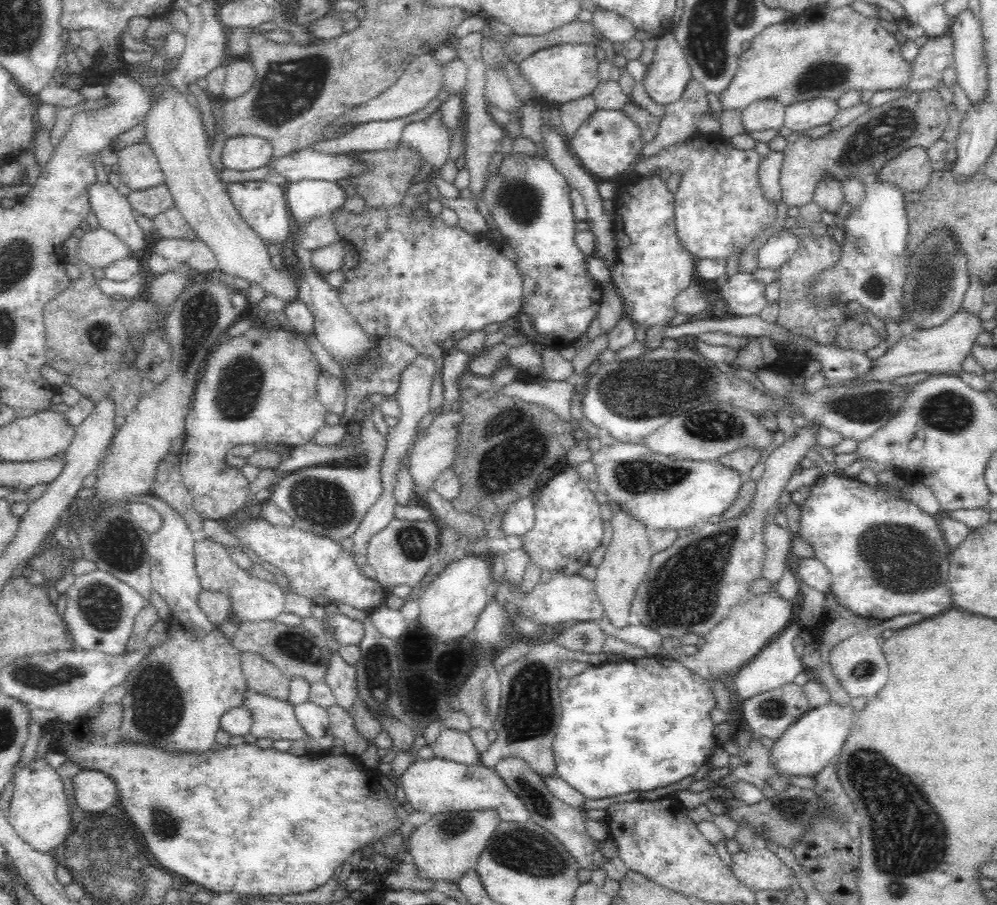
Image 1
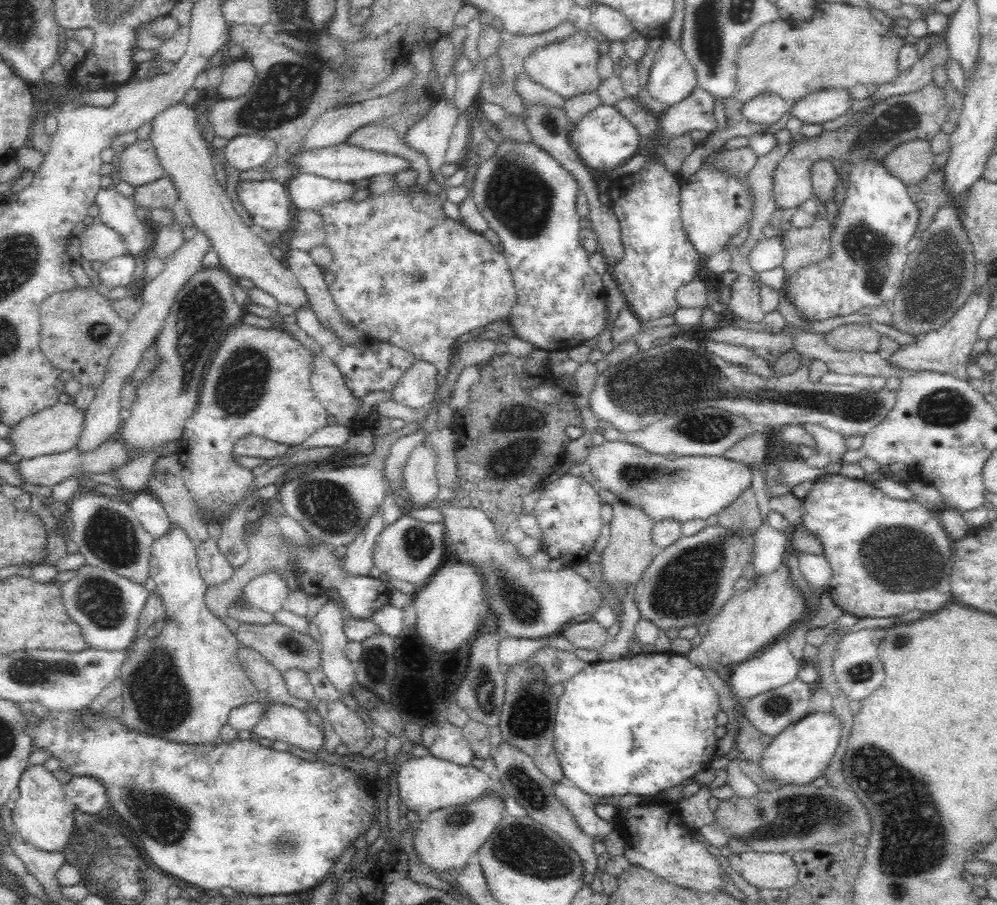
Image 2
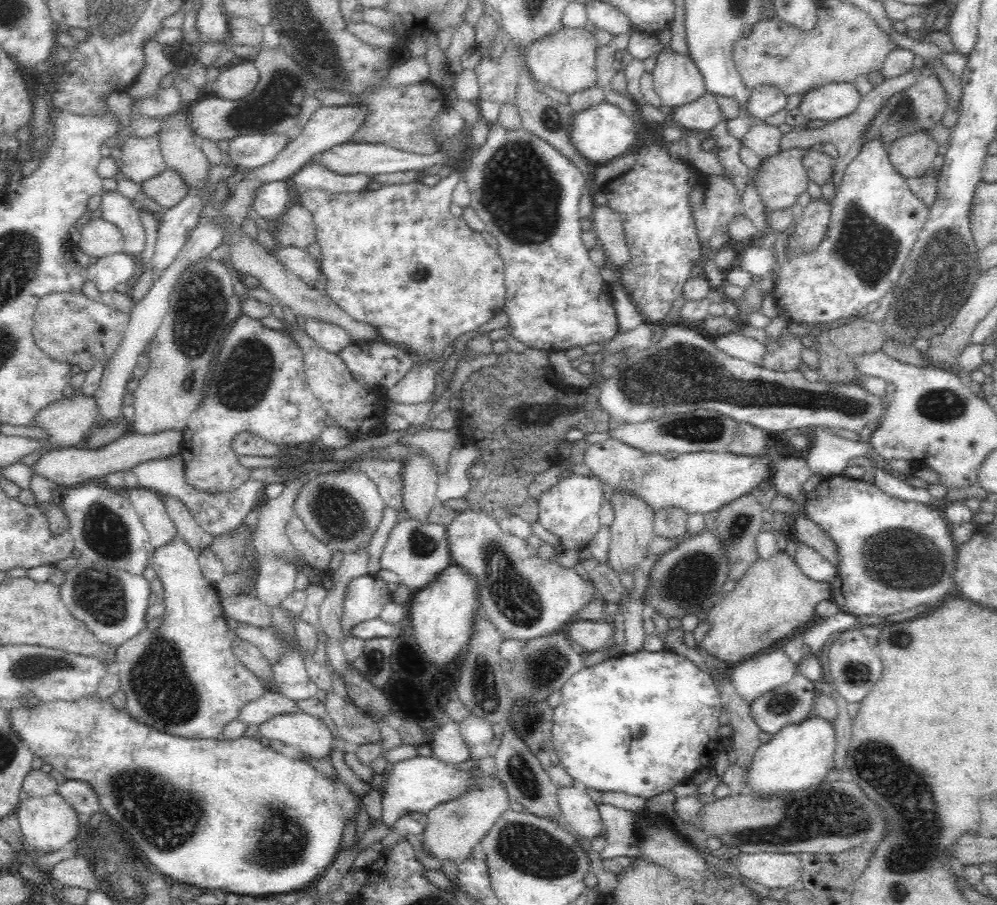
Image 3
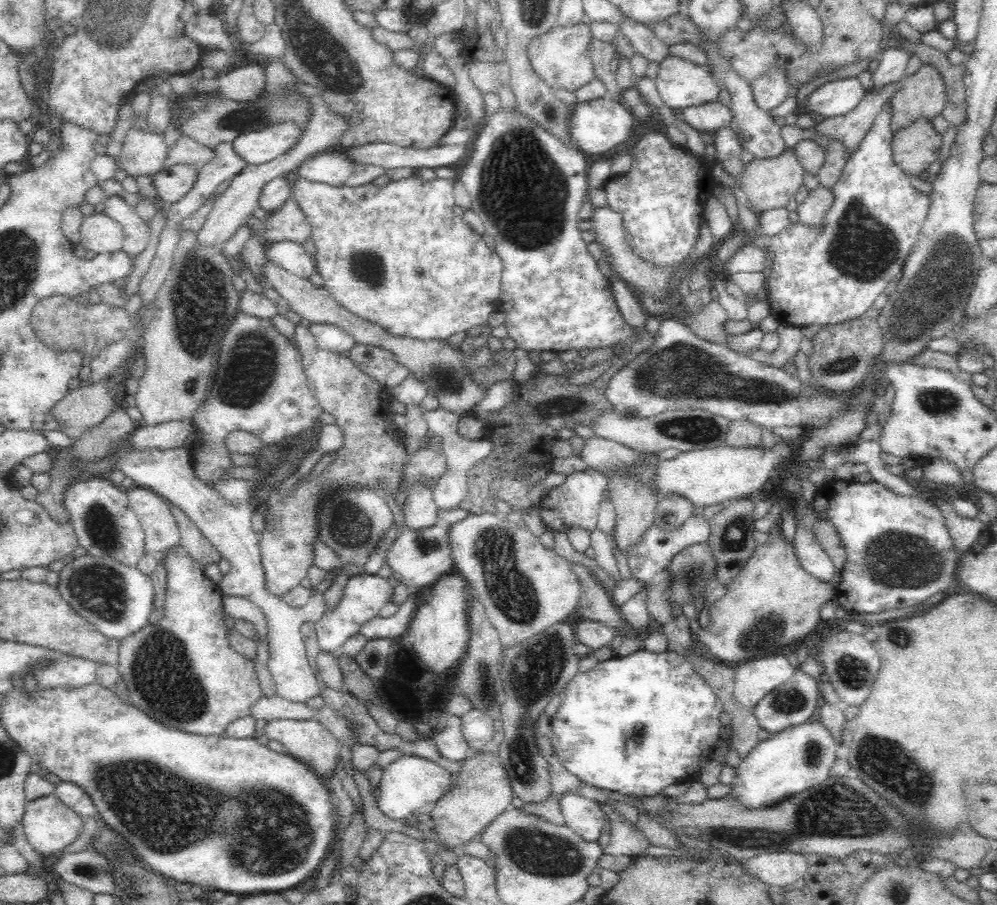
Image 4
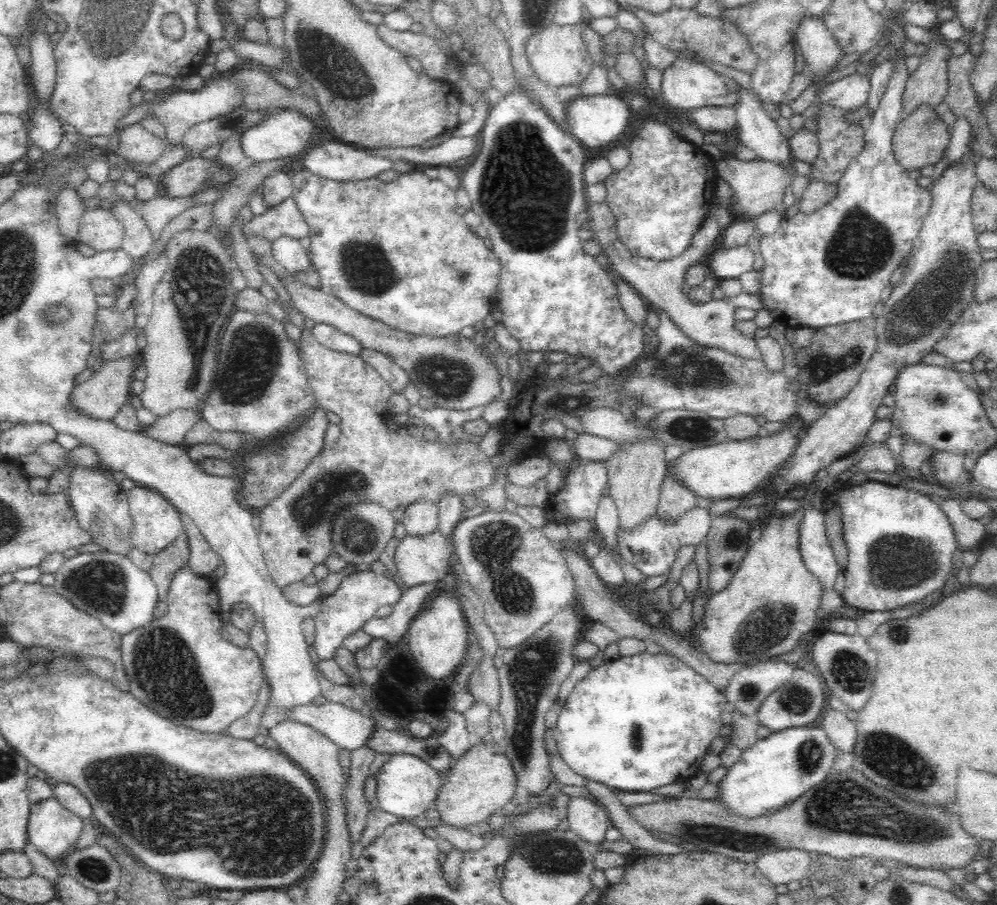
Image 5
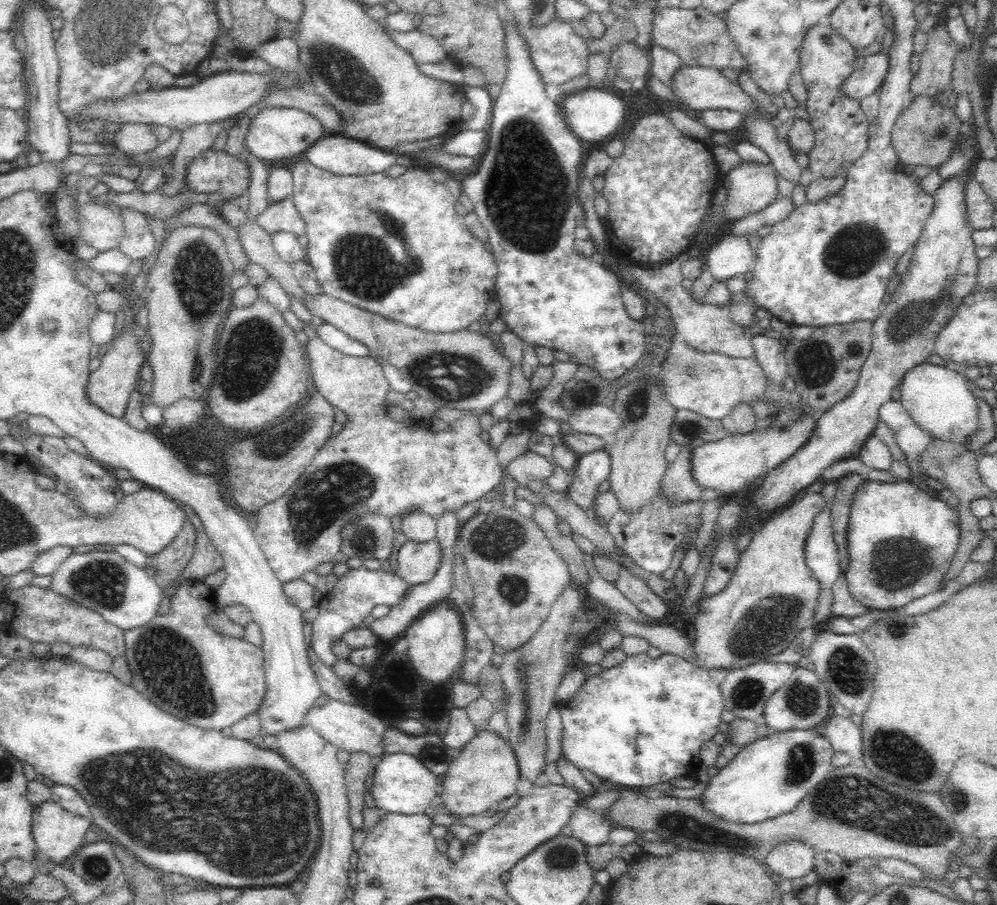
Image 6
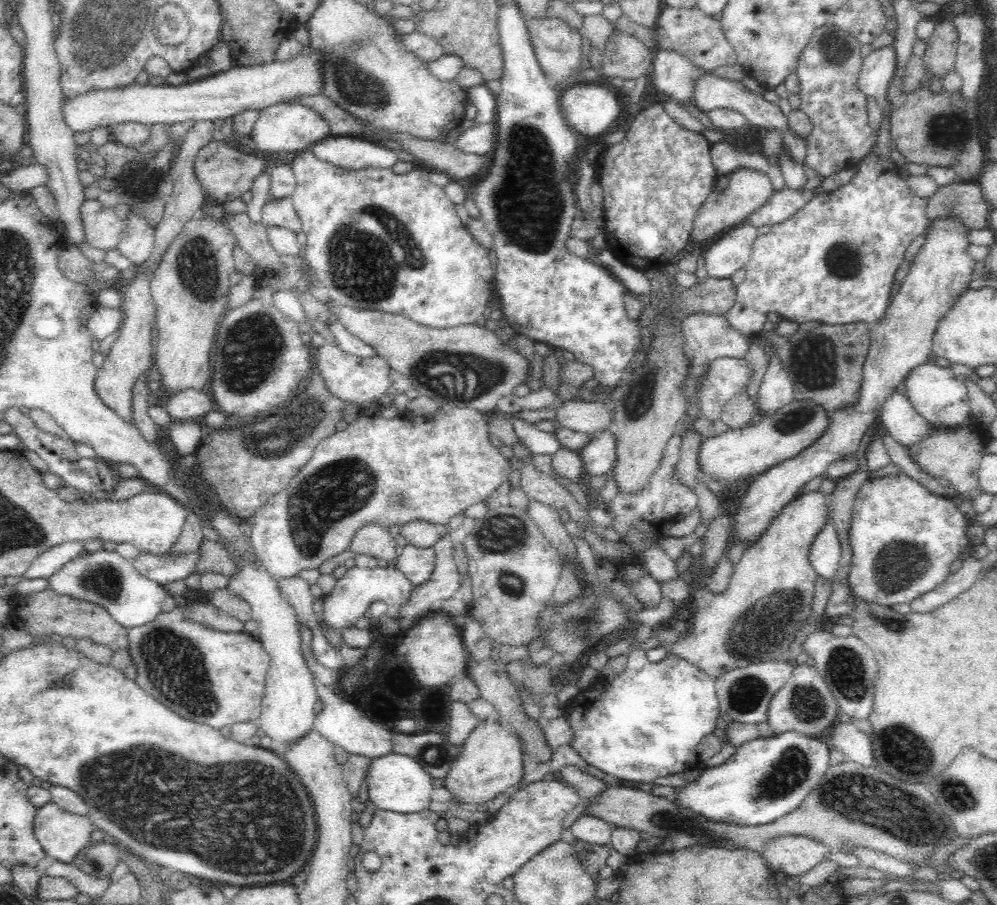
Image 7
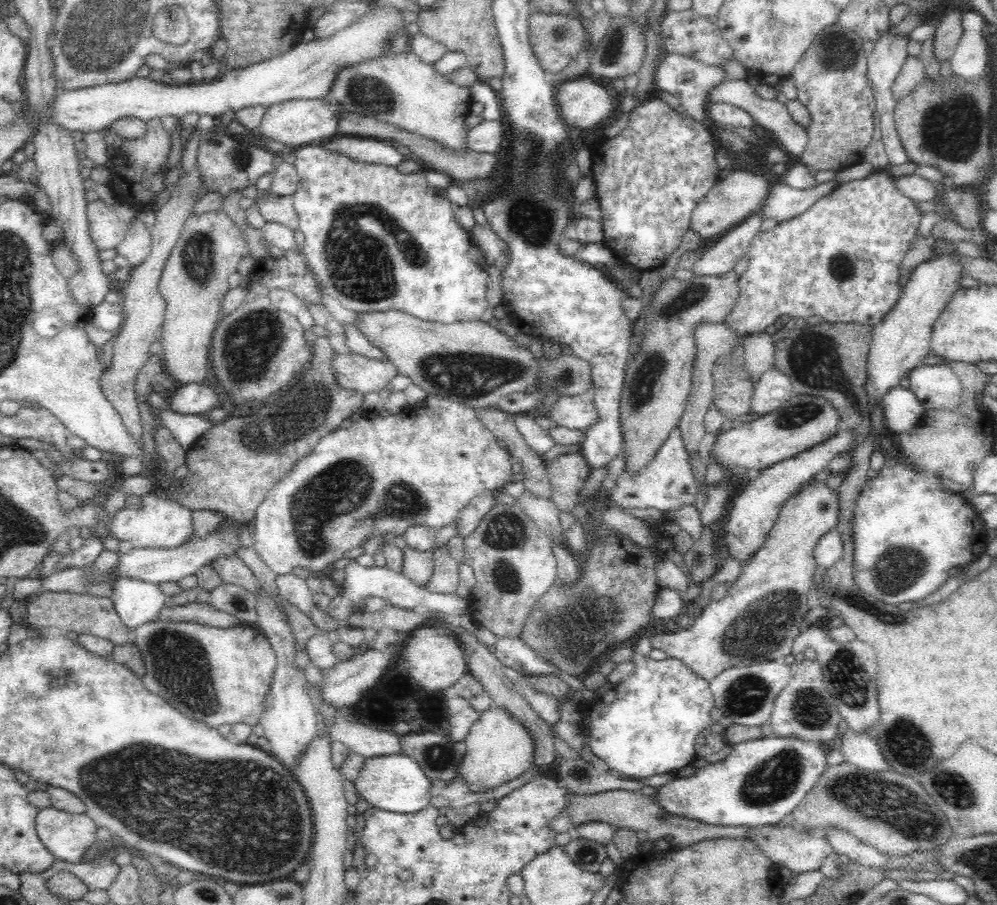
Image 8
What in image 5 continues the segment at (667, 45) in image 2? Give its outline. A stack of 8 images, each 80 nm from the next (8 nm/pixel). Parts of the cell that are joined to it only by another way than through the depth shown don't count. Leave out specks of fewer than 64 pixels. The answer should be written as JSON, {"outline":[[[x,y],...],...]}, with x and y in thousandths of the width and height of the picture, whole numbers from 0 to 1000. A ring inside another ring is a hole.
{"outline":[[[679,64],[664,77],[662,98],[658,103],[671,117],[698,120],[704,117],[736,117],[738,101],[732,102],[726,94],[727,85],[706,71],[687,64]]]}

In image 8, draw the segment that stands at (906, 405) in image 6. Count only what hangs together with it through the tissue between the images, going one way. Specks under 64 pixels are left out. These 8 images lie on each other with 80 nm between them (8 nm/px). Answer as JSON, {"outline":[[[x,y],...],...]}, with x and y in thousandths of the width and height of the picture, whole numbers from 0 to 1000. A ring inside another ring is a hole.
{"outline":[[[951,400],[945,404],[925,402],[915,409],[910,418],[912,431],[917,434],[929,457],[937,453],[957,455],[967,444],[966,435],[961,430],[963,421],[952,407]]]}

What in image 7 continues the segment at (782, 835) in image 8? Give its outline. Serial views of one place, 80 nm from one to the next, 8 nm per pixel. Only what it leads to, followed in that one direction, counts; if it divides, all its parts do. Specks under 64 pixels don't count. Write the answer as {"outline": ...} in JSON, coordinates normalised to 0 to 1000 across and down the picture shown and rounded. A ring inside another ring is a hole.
{"outline":[[[782,924],[768,935],[766,945],[775,960],[796,969],[814,961],[827,951],[834,941],[823,930],[806,924]]]}

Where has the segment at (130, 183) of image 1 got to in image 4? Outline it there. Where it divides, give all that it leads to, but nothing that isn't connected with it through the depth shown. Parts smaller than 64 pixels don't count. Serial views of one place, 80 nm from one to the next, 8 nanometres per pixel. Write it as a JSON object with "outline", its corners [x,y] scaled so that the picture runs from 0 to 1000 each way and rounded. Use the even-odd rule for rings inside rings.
{"outline":[[[132,139],[125,150],[118,177],[126,192],[136,198],[140,194],[151,197],[162,188],[168,166],[164,149]]]}

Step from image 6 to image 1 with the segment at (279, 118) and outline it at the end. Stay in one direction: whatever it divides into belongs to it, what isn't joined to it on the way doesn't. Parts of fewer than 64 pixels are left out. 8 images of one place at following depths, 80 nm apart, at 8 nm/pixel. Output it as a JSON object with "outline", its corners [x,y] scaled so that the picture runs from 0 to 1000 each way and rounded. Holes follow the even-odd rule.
{"outline":[[[241,149],[228,154],[221,172],[224,186],[245,190],[266,183],[274,175],[274,162],[264,152]]]}

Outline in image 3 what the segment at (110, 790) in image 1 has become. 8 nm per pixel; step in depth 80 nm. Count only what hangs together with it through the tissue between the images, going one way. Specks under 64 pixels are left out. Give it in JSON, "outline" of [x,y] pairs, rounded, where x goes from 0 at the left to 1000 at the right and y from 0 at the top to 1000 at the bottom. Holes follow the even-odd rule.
{"outline":[[[65,862],[60,864],[57,873],[69,886],[78,899],[88,901],[100,897],[100,885],[88,864],[81,862]]]}

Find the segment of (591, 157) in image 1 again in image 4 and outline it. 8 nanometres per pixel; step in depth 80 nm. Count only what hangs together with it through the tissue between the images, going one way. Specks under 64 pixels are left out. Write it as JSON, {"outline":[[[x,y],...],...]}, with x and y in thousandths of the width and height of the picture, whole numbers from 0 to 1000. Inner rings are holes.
{"outline":[[[612,107],[575,116],[570,130],[572,161],[594,172],[602,172],[610,168],[612,172],[616,172],[627,166],[638,133],[638,128],[626,113],[618,113]]]}

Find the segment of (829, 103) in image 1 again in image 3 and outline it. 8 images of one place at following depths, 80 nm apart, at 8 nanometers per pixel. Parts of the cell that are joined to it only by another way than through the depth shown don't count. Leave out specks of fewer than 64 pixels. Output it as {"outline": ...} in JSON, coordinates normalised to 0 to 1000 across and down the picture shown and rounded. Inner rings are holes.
{"outline":[[[858,91],[830,92],[810,101],[800,116],[808,133],[839,133],[861,119],[864,107]]]}

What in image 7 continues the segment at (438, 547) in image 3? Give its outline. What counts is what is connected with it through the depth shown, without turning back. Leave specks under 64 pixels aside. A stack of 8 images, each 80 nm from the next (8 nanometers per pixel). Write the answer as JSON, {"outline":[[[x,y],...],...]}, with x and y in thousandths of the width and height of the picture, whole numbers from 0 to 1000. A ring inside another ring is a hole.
{"outline":[[[407,601],[400,606],[397,627],[415,645],[423,645],[433,636],[436,627],[436,606],[421,606]]]}

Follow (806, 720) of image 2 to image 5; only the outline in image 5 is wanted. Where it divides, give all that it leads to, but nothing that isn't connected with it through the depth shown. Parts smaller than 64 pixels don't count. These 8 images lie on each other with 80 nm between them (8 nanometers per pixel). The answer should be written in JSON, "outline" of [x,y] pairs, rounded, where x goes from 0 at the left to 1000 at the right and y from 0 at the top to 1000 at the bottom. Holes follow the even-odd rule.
{"outline":[[[822,800],[794,802],[760,817],[732,849],[722,865],[721,884],[744,903],[759,904],[782,895],[808,873],[824,864],[834,853],[841,828]]]}

